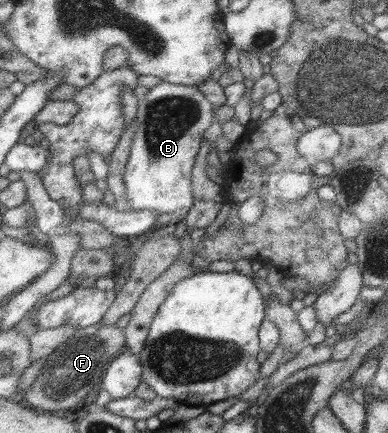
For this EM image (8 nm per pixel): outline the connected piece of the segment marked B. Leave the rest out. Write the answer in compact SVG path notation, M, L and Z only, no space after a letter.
M160 81L138 101L137 126L122 174L128 210L156 212L152 229L183 221L193 204L191 173L203 132L209 128L212 104L195 85Z

